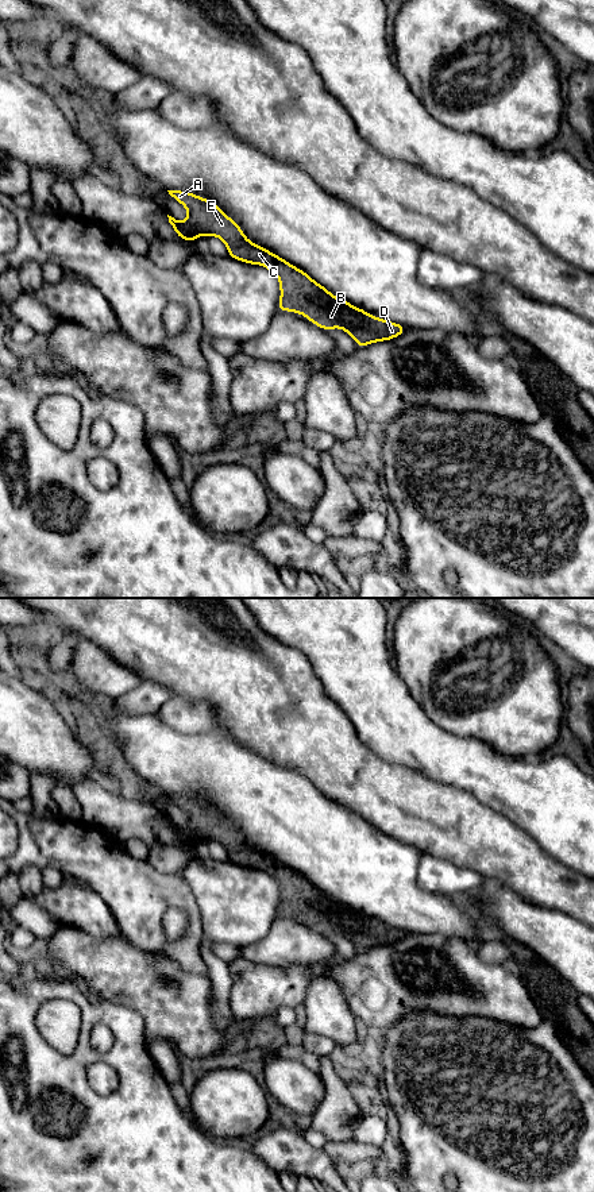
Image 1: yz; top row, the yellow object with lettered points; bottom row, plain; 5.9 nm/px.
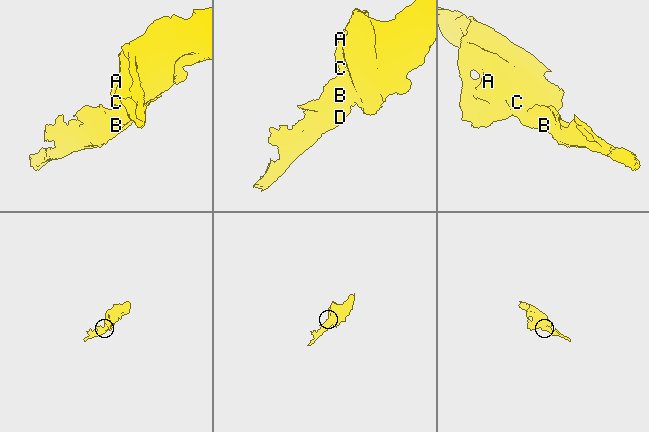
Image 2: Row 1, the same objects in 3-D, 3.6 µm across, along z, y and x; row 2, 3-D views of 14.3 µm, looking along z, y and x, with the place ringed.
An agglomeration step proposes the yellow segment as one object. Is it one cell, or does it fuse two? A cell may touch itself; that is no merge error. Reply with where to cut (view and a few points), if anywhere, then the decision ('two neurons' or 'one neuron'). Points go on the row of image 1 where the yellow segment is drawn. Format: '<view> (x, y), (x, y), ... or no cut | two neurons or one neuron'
no cut | one neuron

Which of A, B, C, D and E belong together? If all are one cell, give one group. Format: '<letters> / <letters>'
A B C D E

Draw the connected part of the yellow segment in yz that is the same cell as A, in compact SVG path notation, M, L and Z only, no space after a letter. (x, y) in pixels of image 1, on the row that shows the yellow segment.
M167 192L188 211L185 221L167 215L169 223L181 239L192 242L202 235L217 236L225 243L231 258L262 265L278 277L278 310L297 312L325 331L342 328L359 347L390 340L405 332L404 325L371 316L338 298L305 271L250 242L240 227L212 201L189 192Z

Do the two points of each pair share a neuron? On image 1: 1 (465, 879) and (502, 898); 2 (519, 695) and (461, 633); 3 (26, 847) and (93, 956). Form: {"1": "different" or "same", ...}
{"1": "different", "2": "same", "3": "different"}

